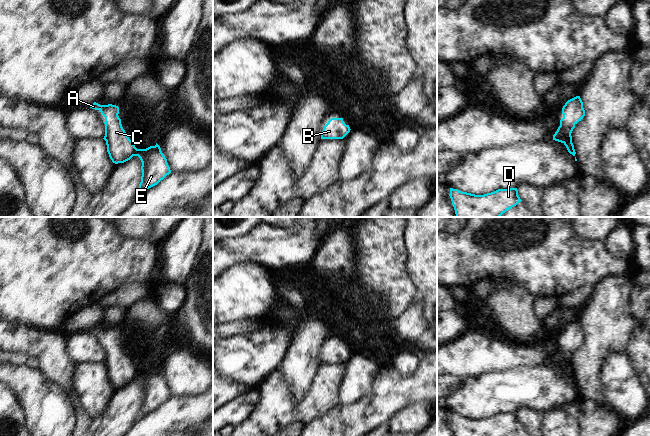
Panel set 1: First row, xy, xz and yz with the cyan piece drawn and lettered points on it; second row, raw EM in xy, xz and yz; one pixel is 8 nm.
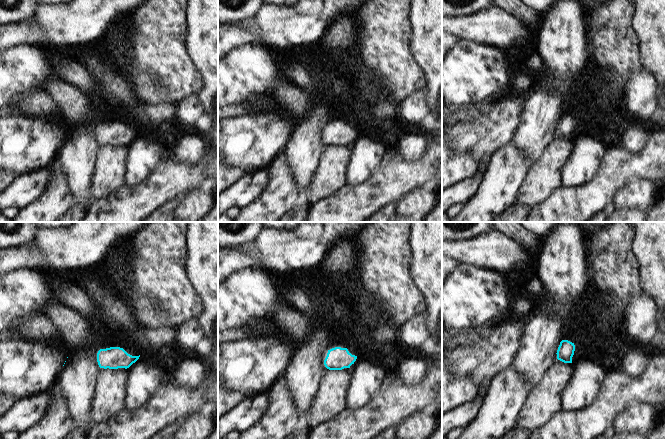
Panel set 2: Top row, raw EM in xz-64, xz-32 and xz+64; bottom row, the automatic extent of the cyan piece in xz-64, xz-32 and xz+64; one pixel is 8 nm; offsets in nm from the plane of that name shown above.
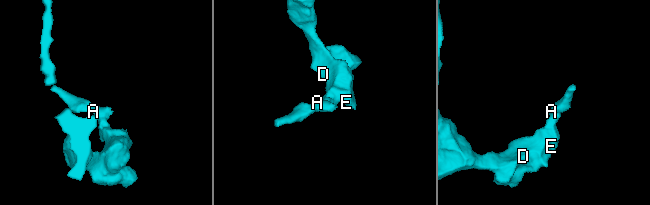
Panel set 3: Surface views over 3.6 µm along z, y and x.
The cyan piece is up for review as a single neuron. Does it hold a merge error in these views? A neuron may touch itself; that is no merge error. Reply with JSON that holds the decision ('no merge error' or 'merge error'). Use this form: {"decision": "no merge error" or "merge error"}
{"decision": "no merge error"}

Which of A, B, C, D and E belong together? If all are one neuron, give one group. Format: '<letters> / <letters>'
A B C D E

